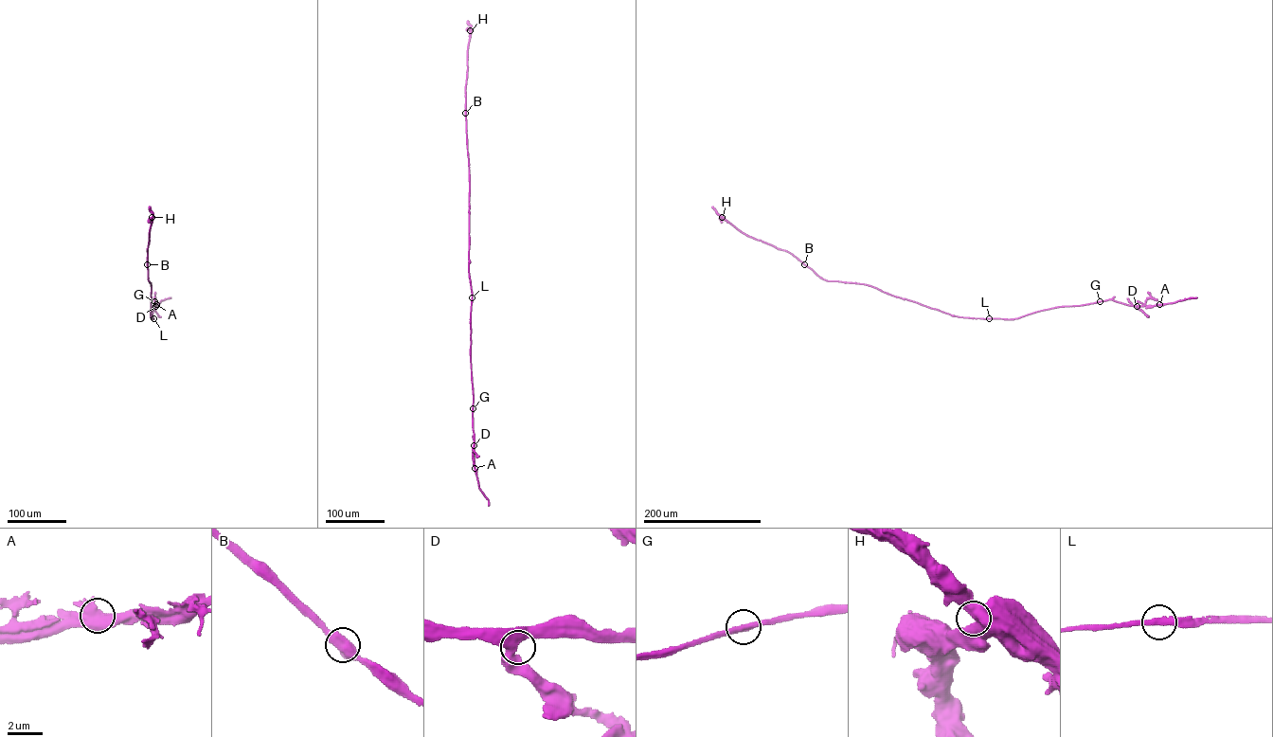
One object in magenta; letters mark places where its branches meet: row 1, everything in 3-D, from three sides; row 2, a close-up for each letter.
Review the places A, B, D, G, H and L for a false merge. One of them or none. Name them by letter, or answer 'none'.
A

